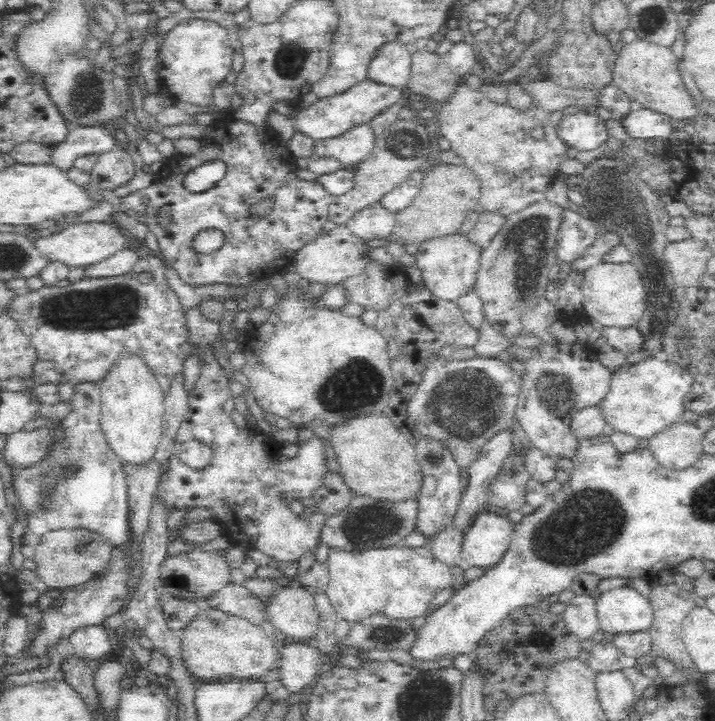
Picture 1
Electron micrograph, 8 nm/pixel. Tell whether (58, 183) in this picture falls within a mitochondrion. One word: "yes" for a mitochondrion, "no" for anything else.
no

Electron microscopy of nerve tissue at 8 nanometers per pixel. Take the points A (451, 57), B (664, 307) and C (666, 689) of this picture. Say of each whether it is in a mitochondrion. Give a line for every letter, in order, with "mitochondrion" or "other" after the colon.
A: other
B: mitochondrion
C: other

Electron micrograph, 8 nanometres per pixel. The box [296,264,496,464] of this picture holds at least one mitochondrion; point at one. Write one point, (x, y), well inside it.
(359, 384)

